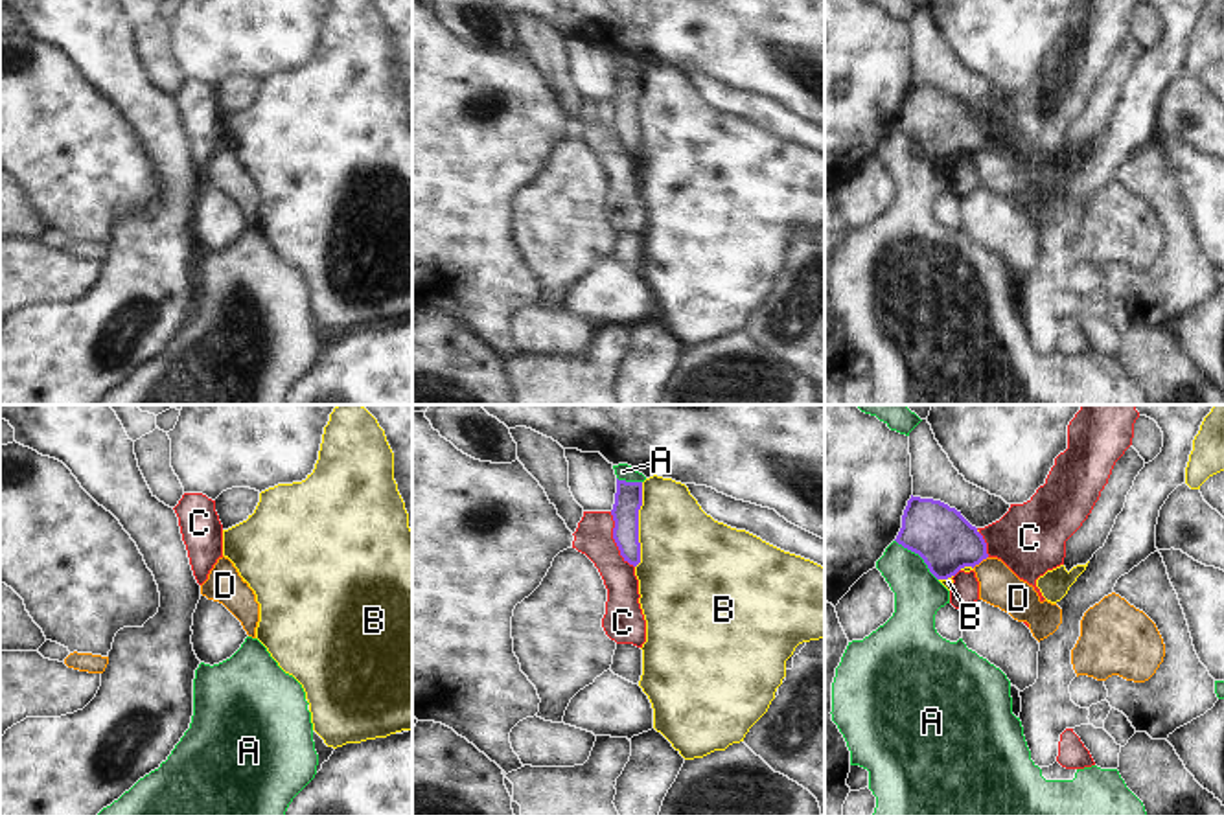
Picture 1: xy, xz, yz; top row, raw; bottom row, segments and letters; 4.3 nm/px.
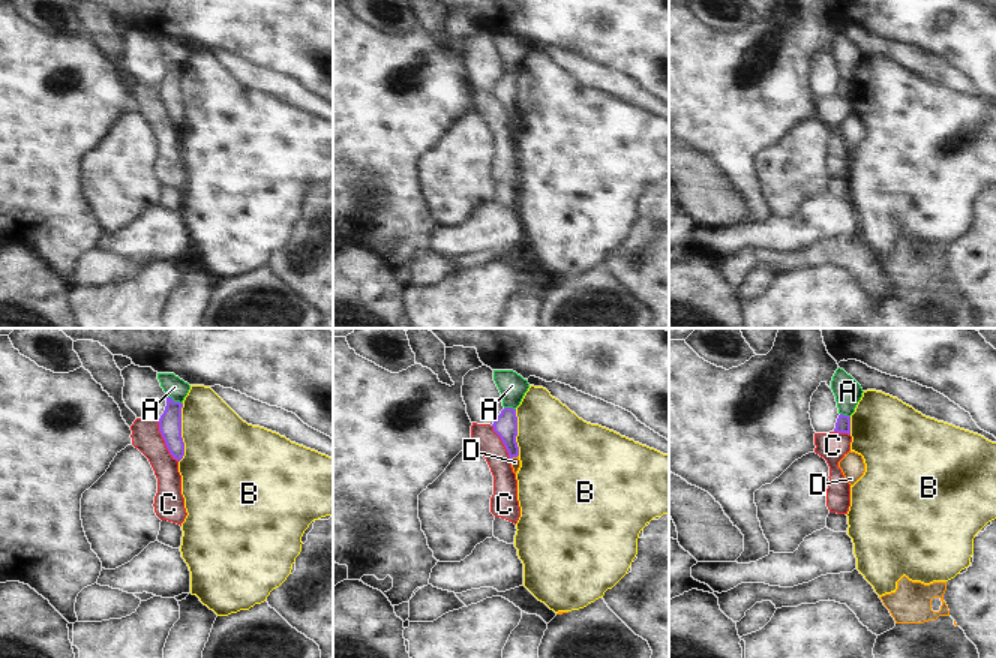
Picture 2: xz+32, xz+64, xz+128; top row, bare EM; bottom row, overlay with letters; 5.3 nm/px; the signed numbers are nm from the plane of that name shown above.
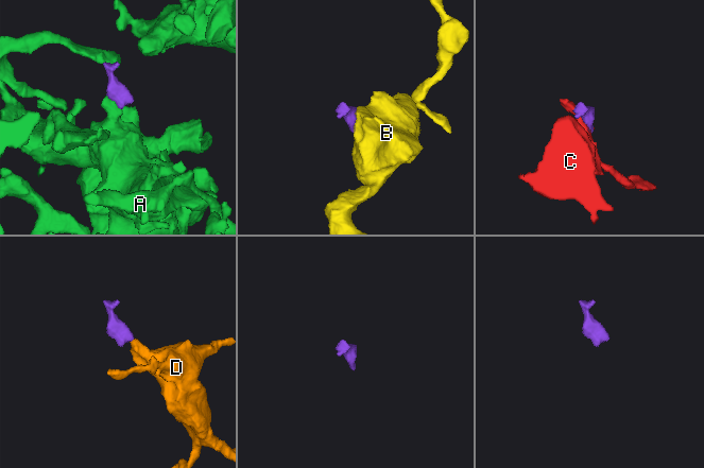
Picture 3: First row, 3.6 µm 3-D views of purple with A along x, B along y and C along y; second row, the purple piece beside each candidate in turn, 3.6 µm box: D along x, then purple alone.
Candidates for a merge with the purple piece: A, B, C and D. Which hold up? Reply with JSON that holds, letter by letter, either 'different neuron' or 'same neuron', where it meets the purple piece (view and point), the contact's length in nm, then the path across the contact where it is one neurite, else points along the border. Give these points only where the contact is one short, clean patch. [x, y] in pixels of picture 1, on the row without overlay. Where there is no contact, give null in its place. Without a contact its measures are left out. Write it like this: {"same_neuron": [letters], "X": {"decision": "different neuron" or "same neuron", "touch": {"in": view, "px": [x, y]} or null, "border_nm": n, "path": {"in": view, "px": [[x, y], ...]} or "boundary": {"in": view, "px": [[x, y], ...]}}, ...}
{"same_neuron": [], "A": {"decision": "different neuron", "touch": {"in": "yz", "px": [919, 142]}, "border_nm": 260}, "B": {"decision": "different neuron", "touch": {"in": "xz", "px": [637, 113]}, "border_nm": 380, "boundary": {"in": "xz", "px": [[643, 70], [639, 151], [635, 155]]}}, "C": {"decision": "different neuron", "touch": {"in": "xz", "px": [613, 126]}, "border_nm": 260}, "D": {"decision": "different neuron", "touch": {"in": "yz", "px": [980, 149]}, "border_nm": 90, "boundary": {"in": "yz", "px": [[987, 144], [972, 155]]}}}

